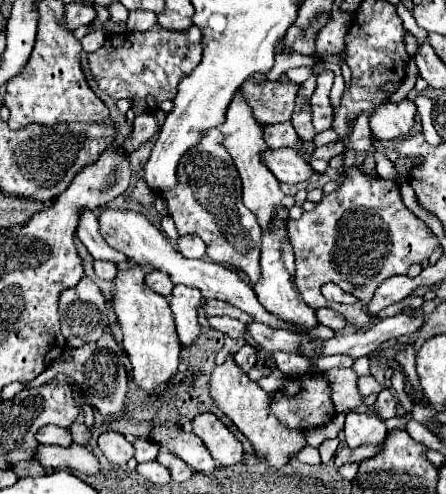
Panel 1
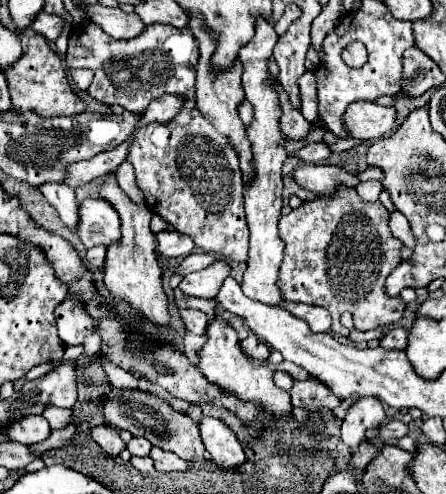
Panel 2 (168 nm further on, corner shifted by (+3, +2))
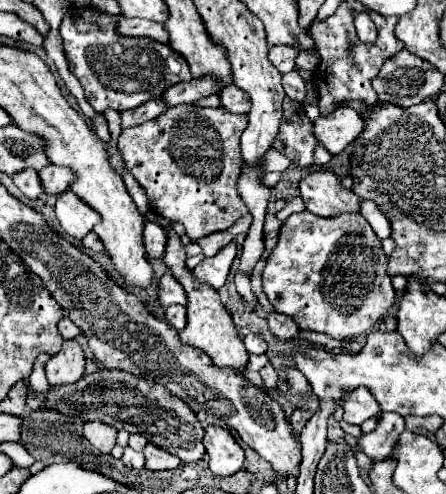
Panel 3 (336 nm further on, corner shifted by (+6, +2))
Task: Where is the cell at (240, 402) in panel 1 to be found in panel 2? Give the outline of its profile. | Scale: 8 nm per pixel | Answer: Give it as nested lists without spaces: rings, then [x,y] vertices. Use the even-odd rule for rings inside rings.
[[[213,317],[209,321],[207,331],[205,331],[205,337],[207,337],[207,343],[199,351],[199,371],[209,381],[213,381],[215,385],[219,385],[223,391],[229,391],[231,395],[239,397],[241,401],[255,401],[255,403],[259,403],[263,407],[263,411],[267,411],[267,413],[271,413],[271,415],[275,415],[279,419],[285,417],[293,409],[291,399],[289,399],[289,393],[283,391],[283,389],[279,389],[273,383],[273,373],[279,371],[279,367],[283,367],[283,371],[291,373],[295,379],[305,381],[309,375],[303,369],[299,369],[297,365],[291,365],[287,361],[283,361],[279,365],[269,365],[267,361],[255,361],[255,359],[247,357],[241,351],[239,337],[237,337],[235,329],[229,325],[229,321],[225,321],[221,317]]]

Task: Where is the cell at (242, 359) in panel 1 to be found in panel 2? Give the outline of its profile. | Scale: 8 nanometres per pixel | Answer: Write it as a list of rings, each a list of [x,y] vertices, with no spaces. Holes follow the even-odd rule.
[[[249,335],[247,339],[243,339],[241,341],[241,347],[243,347],[243,351],[249,355],[249,357],[253,357],[253,359],[261,359],[261,361],[265,361],[267,357],[269,357],[269,347],[267,347],[267,343],[265,341],[259,341],[259,337],[257,335]]]

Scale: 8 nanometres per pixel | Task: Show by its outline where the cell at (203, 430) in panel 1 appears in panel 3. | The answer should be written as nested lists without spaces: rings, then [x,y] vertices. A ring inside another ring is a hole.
[[[208,425],[204,435],[204,447],[208,453],[208,465],[214,475],[226,477],[242,469],[244,451],[230,435],[228,429],[218,425]]]

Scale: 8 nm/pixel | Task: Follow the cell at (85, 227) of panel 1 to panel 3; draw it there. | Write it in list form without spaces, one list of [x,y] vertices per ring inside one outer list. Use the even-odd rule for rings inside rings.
[[[24,169],[24,171],[16,173],[14,183],[16,183],[18,189],[20,189],[26,197],[30,197],[30,199],[44,195],[44,187],[40,185],[40,177],[38,177],[38,173],[32,171],[32,169]]]

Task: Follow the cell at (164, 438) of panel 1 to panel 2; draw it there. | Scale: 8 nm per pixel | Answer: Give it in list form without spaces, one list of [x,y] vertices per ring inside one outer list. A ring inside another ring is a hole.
[[[109,387],[109,393],[101,395],[101,405],[97,407],[97,413],[105,419],[107,425],[129,431],[133,437],[147,437],[151,445],[173,451],[185,461],[205,461],[205,449],[199,437],[199,427],[197,423],[187,417],[181,411],[175,411],[169,401],[141,391],[141,389],[119,389],[119,387]]]

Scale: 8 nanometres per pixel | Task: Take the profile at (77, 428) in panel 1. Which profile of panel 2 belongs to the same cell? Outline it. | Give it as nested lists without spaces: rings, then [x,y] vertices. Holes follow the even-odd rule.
[[[49,405],[45,411],[43,411],[43,417],[47,417],[47,423],[51,425],[51,429],[63,429],[69,421],[69,415],[67,409],[59,409],[59,407],[53,407]]]

